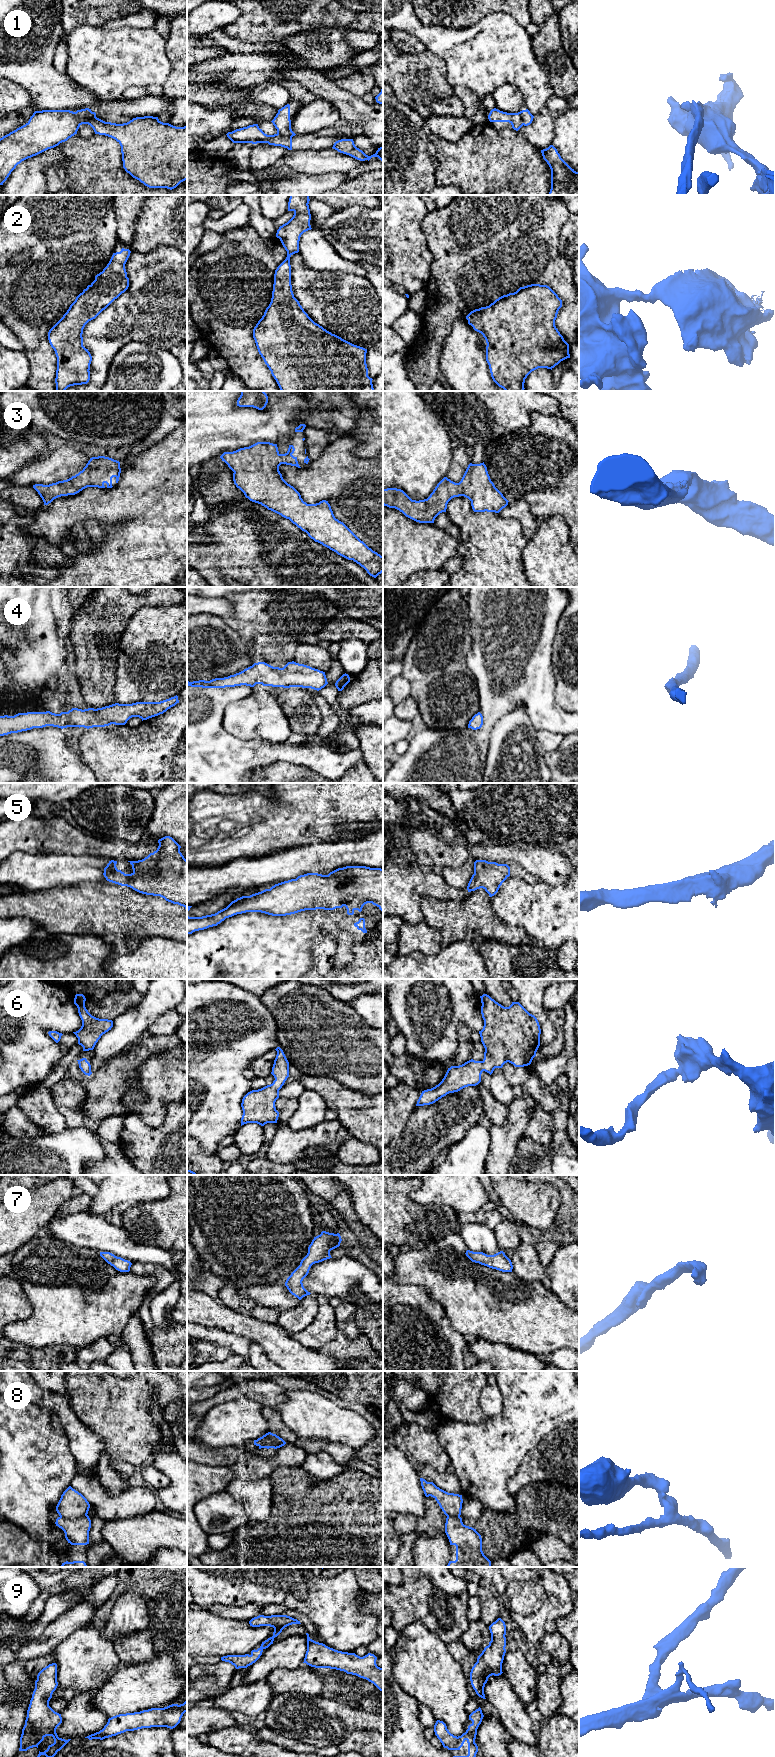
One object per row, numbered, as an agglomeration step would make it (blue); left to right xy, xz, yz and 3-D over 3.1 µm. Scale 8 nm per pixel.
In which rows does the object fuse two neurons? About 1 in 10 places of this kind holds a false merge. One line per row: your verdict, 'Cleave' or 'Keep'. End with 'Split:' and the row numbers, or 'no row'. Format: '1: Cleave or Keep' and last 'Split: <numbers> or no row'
1: Cleave
2: Keep
3: Keep
4: Keep
5: Keep
6: Keep
7: Keep
8: Cleave
9: Keep
Split: 1, 8

